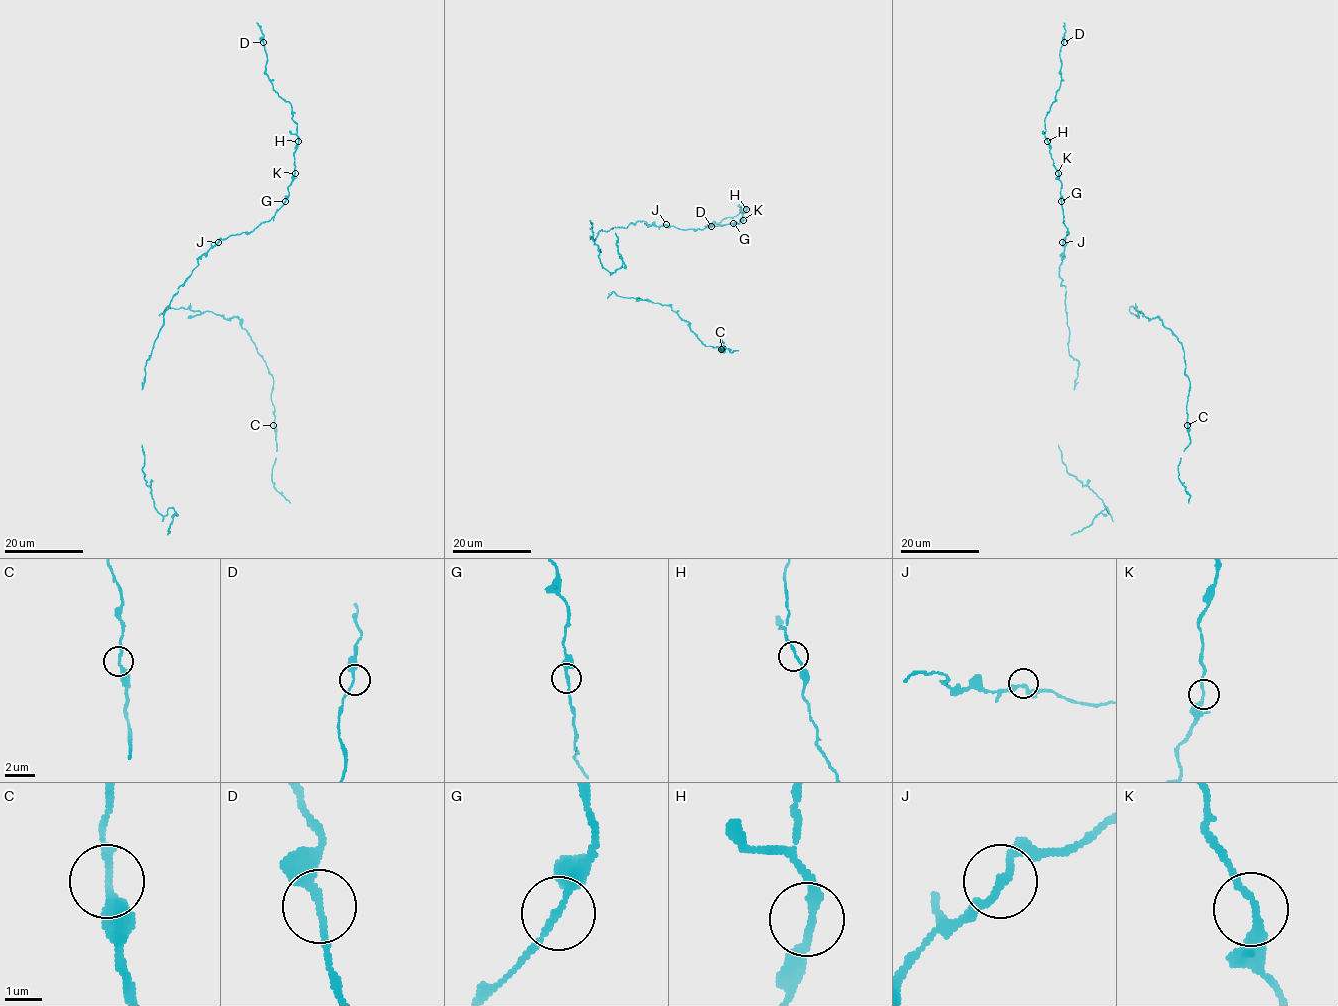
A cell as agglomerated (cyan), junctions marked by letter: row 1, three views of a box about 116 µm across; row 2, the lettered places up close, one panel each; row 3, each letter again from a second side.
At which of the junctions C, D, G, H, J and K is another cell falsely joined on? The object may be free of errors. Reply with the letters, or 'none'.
none

